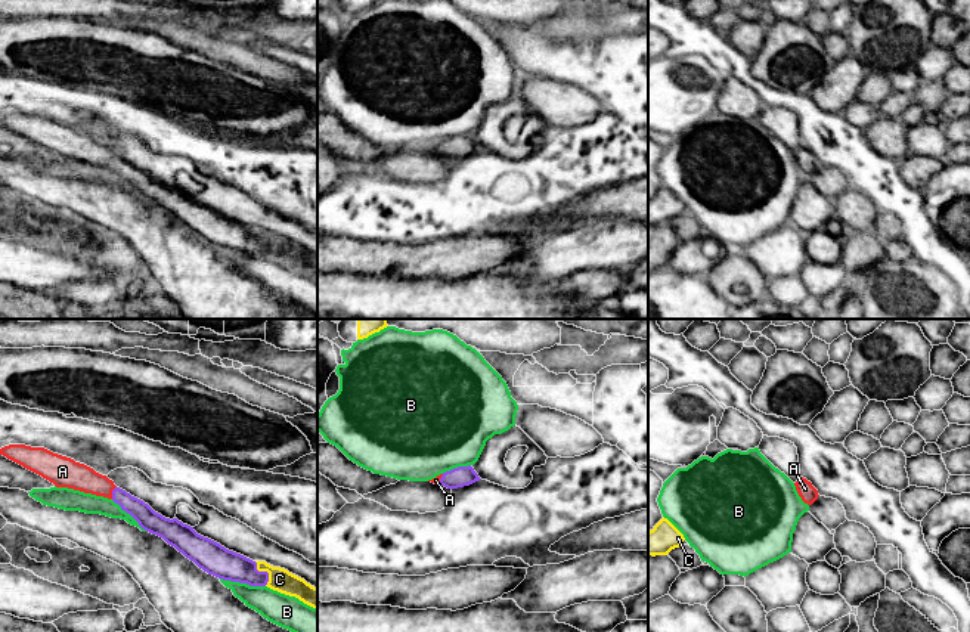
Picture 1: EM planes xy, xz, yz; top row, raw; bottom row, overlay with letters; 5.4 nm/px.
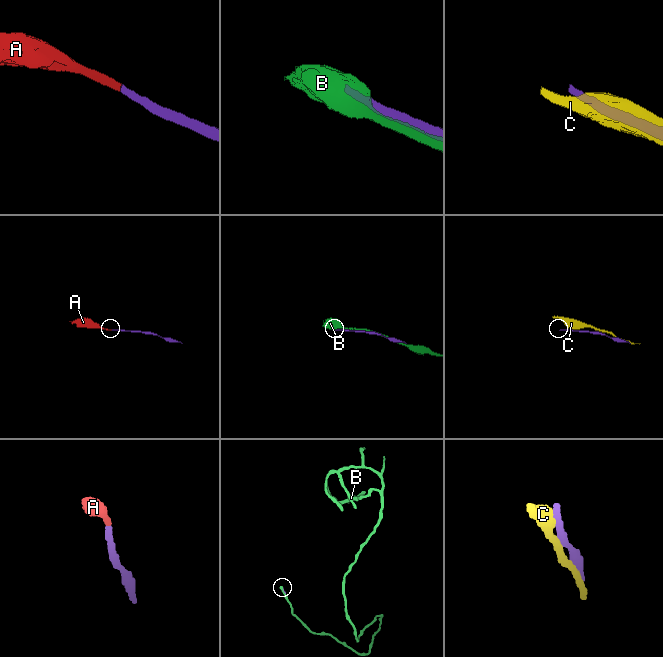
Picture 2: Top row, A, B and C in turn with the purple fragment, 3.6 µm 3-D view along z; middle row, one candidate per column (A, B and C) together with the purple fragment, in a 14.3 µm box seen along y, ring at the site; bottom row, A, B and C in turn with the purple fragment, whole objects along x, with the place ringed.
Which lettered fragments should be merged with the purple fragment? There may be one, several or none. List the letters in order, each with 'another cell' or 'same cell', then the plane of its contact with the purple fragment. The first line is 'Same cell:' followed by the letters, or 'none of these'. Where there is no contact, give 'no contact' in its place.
Same cell: A
A: same cell; meets purple in xy
B: another cell; meets purple in xy
C: another cell; meets purple in xy

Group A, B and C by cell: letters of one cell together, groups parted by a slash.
A / B / C

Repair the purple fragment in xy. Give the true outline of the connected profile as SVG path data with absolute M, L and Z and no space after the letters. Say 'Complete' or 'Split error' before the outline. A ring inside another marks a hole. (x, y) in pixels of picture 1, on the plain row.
Split error. M25 114L4 115L0 118L0 124L41 145L56 157L68 157L112 168L143 199L162 207L208 244L250 255L266 255L269 251L269 242L258 241L255 230L198 204L193 196L183 193L177 188L162 186L148 173L117 157L106 145L84 133L44 117Z

